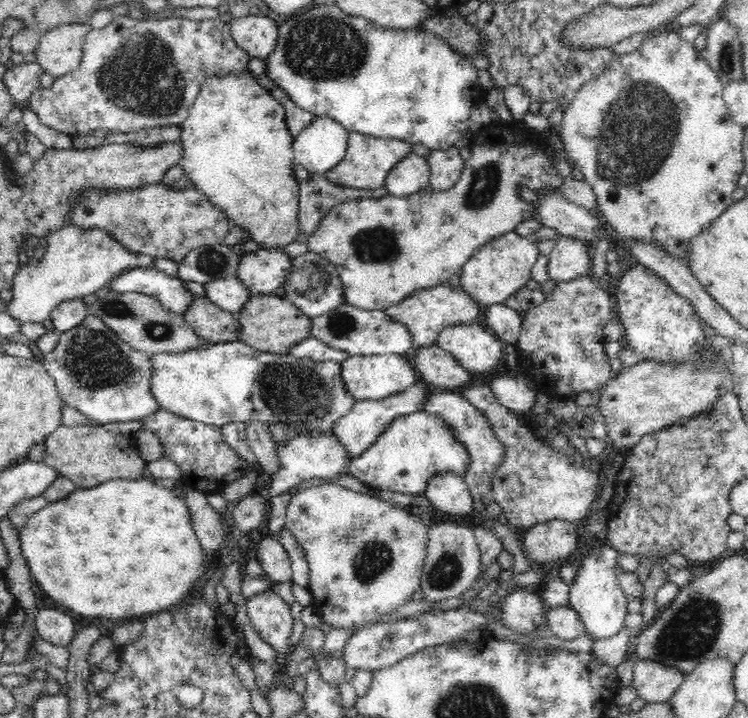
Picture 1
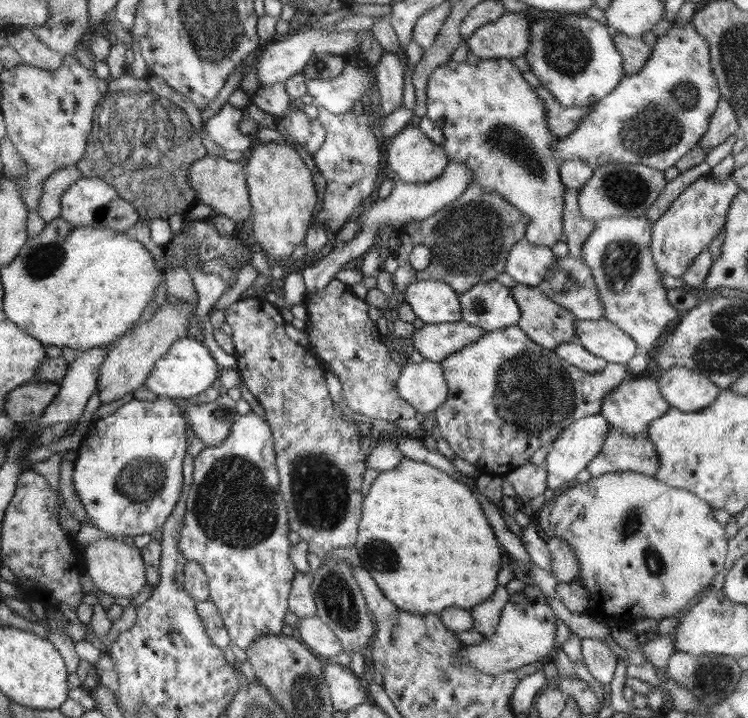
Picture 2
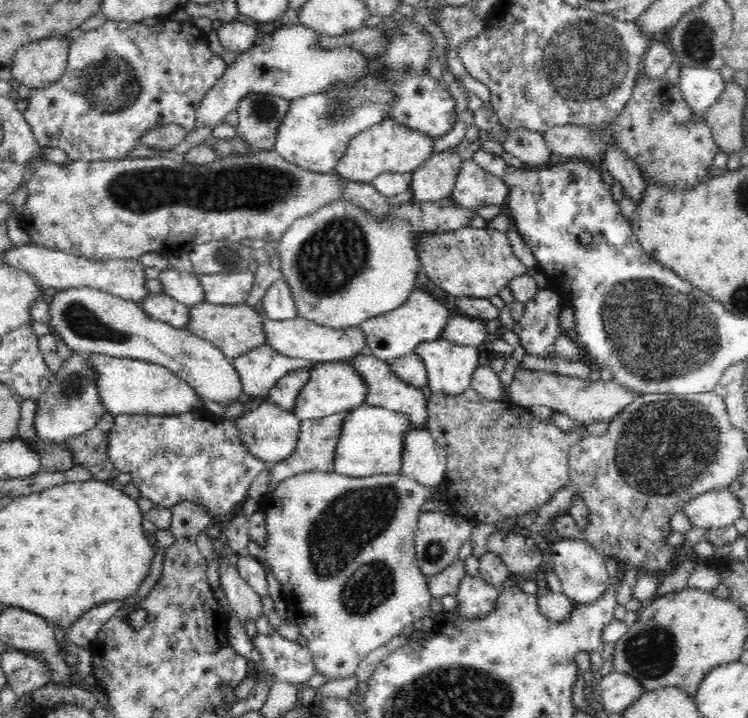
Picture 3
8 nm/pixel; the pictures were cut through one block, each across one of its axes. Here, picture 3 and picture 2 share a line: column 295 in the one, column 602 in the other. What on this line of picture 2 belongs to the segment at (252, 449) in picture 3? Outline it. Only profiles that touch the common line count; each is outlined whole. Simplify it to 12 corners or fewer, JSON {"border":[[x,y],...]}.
{"border":[[574,420],[548,448],[548,488],[565,488],[602,452],[610,421]]}

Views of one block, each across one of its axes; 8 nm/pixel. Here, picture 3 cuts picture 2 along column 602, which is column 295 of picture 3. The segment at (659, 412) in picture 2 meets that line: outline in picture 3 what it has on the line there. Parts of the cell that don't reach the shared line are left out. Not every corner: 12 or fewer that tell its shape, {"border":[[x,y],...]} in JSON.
{"border":[[349,360],[318,363],[291,410],[300,421],[364,404]]}

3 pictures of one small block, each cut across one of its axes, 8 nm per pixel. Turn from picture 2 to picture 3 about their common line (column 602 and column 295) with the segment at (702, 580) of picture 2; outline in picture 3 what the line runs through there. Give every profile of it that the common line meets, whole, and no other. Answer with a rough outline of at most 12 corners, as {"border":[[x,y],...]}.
{"border":[[310,471],[261,500],[262,558],[318,674],[429,614],[434,489]]}

